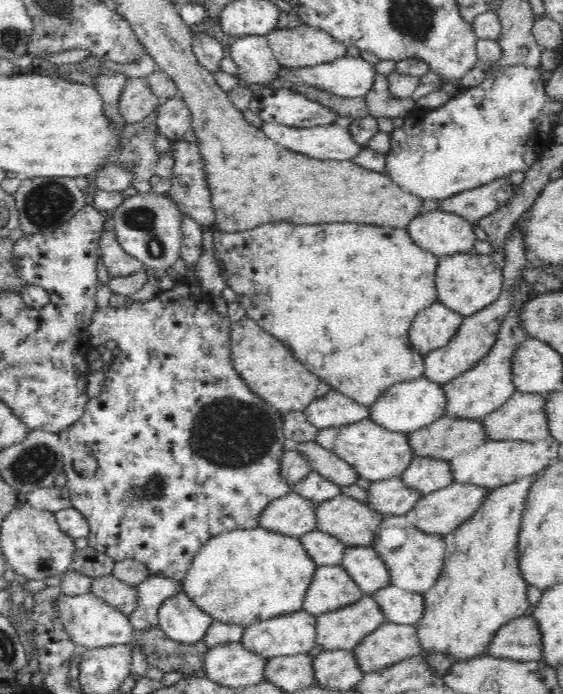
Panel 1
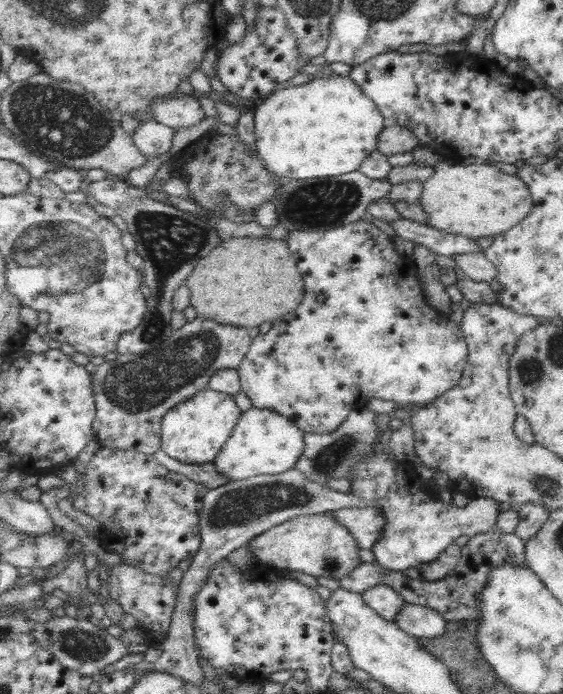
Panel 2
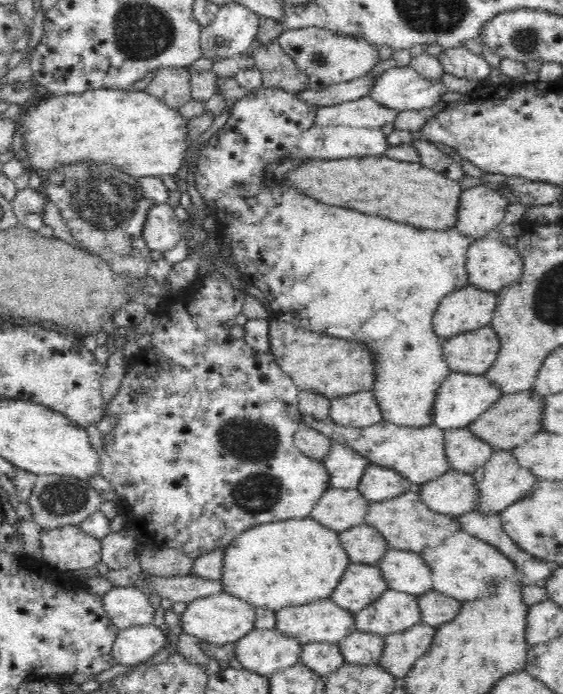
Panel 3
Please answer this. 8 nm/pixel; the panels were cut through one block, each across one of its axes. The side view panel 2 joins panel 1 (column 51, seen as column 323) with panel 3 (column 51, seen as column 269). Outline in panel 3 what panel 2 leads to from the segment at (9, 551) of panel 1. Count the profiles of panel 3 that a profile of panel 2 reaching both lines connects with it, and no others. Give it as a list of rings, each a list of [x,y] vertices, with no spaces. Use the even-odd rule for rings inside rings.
[[[62,526],[42,535],[42,555],[44,561],[58,570],[82,570],[92,568],[102,562],[102,542],[99,538],[86,534],[79,526]]]

